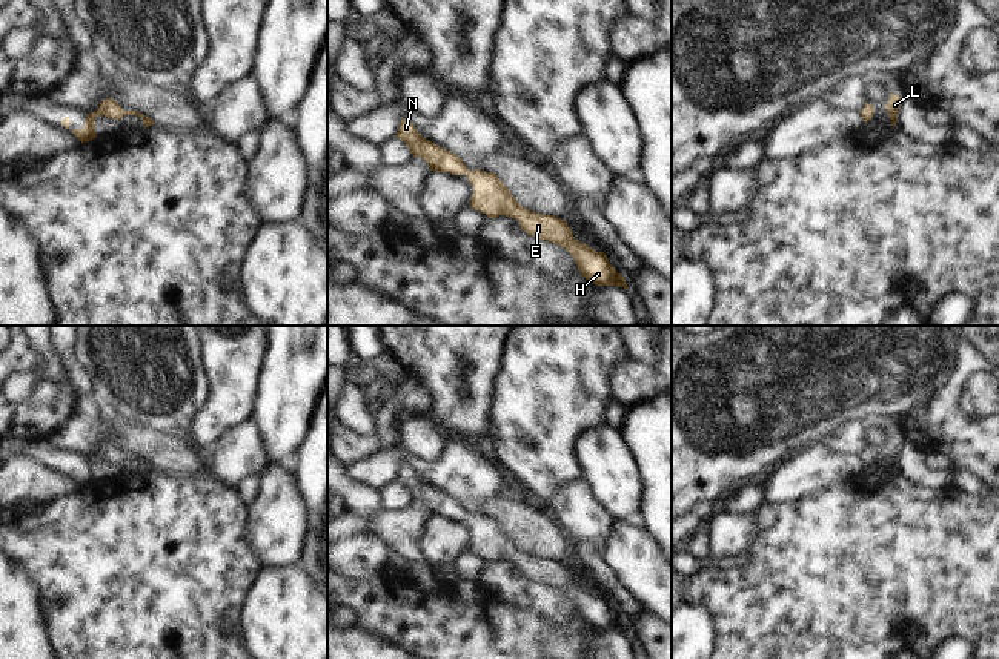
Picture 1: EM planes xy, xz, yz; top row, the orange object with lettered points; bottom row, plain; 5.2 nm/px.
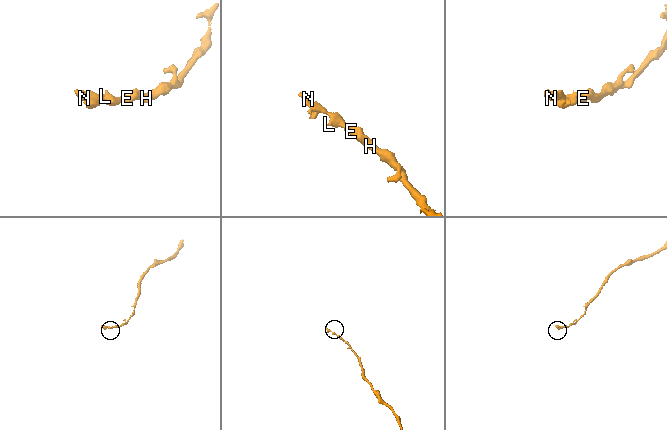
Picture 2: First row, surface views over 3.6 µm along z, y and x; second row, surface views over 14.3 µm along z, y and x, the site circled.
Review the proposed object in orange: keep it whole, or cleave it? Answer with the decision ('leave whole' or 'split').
leave whole

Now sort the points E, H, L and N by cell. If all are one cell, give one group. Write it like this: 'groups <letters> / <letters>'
groups E H L N

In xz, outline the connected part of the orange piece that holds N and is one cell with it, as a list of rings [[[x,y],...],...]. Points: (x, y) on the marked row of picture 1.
[[[409,118],[401,120],[395,137],[407,144],[413,157],[421,157],[430,171],[466,175],[473,186],[472,209],[489,218],[500,215],[516,218],[526,233],[564,247],[575,258],[581,275],[590,283],[629,289],[624,277],[609,263],[604,252],[596,252],[578,241],[566,220],[523,207],[496,174],[469,171],[458,155],[423,138]]]

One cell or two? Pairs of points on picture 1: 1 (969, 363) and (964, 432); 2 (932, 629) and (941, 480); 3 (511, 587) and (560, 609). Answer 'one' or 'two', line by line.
1: one
2: two
3: one

